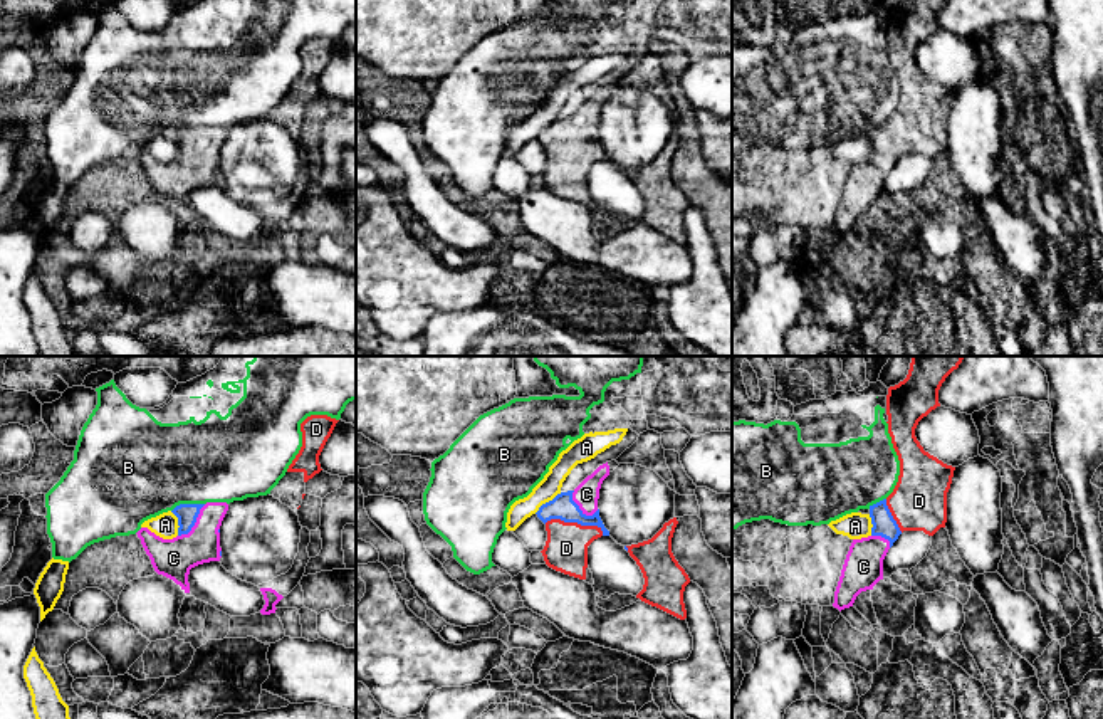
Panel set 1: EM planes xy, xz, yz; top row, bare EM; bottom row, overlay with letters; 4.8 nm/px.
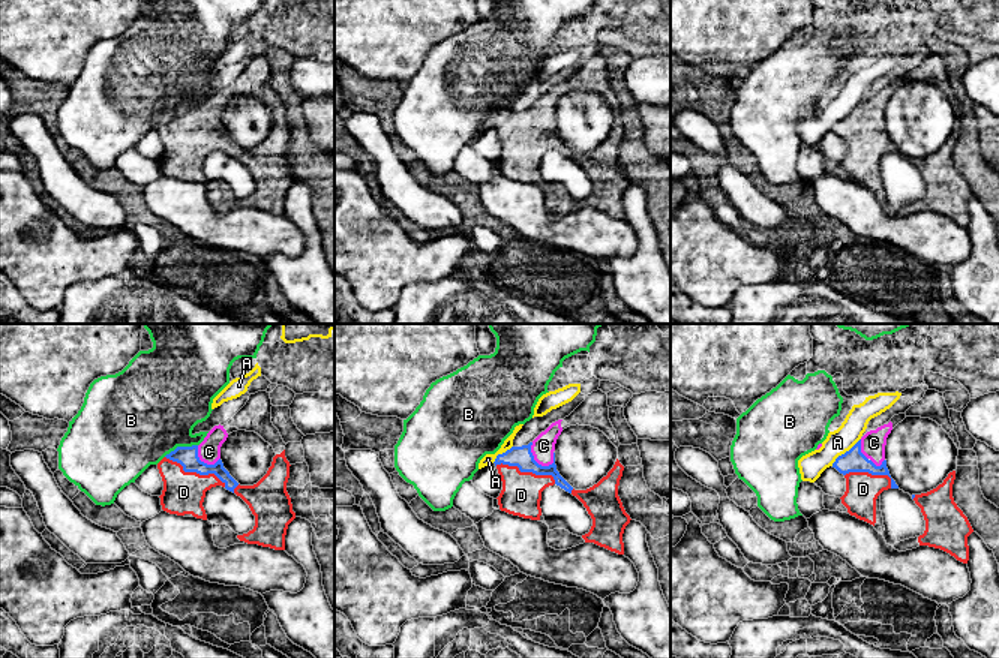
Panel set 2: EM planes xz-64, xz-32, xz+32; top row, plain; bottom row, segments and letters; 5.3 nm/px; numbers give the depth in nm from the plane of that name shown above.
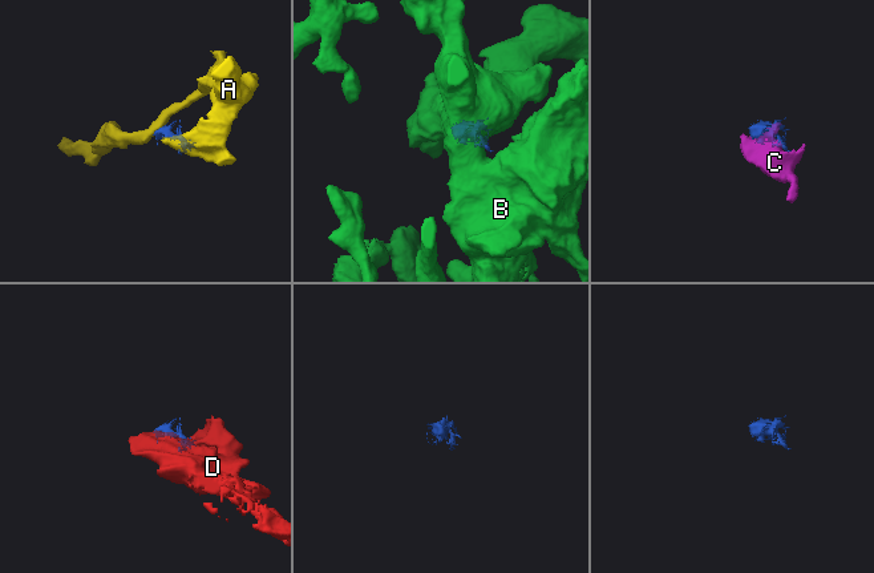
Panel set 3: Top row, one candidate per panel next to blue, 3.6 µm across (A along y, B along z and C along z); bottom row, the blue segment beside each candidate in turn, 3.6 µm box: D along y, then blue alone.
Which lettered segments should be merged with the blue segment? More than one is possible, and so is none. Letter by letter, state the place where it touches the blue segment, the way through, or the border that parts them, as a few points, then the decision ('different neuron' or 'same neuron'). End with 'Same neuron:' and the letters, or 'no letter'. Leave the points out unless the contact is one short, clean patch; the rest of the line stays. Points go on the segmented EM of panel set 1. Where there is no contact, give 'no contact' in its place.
A: contact xz (549, 501); border xz (561, 493), (534, 513); different neuron
B: contact xy (187, 504); border xy (203, 503), (180, 503), (172, 511); different neuron
C: contact xy (195, 521); way xy (187, 514), (195, 521), (195, 536), (173, 558); same neuron
D: contact xz (575, 521); same neuron
Same neuron: C, D

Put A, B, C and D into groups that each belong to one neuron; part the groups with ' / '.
A / B / C D

